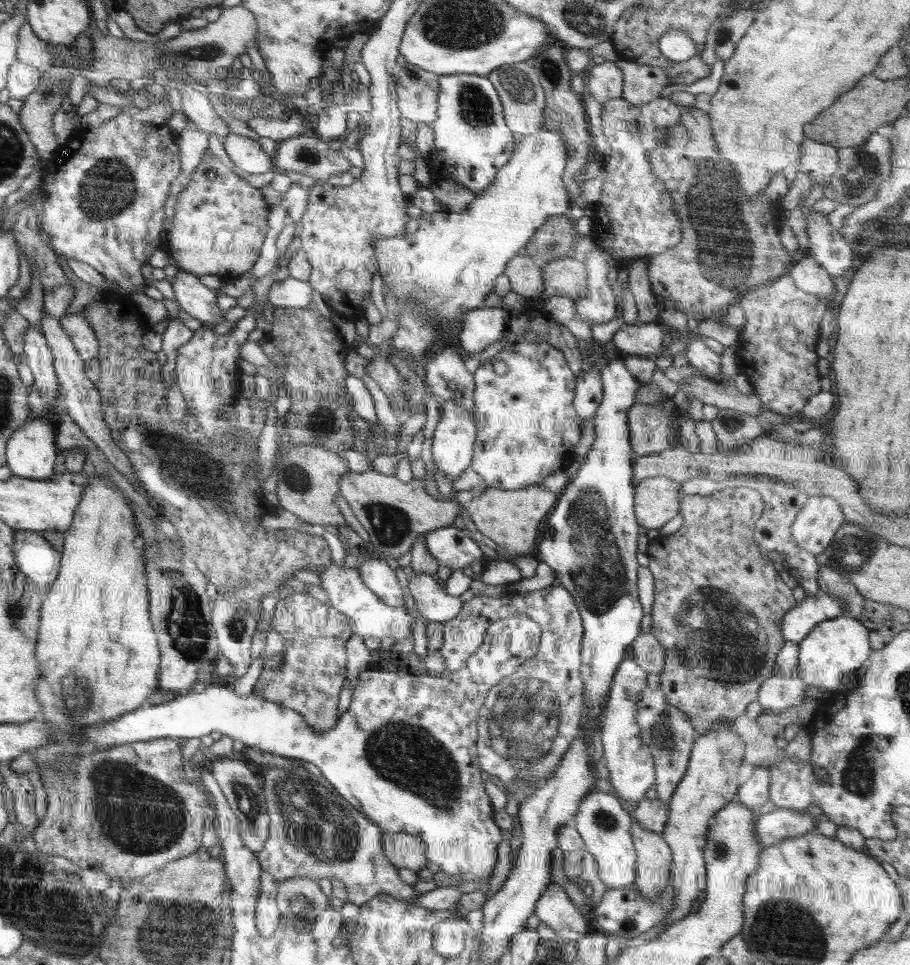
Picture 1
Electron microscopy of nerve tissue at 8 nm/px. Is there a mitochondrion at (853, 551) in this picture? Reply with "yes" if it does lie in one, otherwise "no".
yes

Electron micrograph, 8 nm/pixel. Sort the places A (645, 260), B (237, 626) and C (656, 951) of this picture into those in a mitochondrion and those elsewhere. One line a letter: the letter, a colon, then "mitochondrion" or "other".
A: other
B: mitochondrion
C: other

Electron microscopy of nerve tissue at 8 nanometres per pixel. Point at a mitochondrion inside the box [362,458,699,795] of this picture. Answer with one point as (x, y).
(520, 726)

